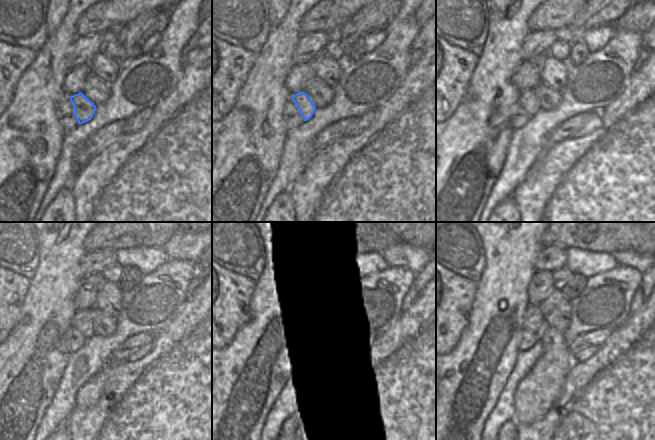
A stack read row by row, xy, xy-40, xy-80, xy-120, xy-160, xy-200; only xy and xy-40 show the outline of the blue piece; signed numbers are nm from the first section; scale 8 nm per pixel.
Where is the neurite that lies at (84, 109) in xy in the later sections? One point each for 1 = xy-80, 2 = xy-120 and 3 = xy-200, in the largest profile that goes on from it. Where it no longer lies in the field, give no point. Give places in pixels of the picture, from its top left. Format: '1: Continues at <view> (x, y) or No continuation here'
1: Continues at xy-80 (528, 100)
2: Continues at xy-120 (81, 321)
3: Continues at xy-200 (534, 321)

